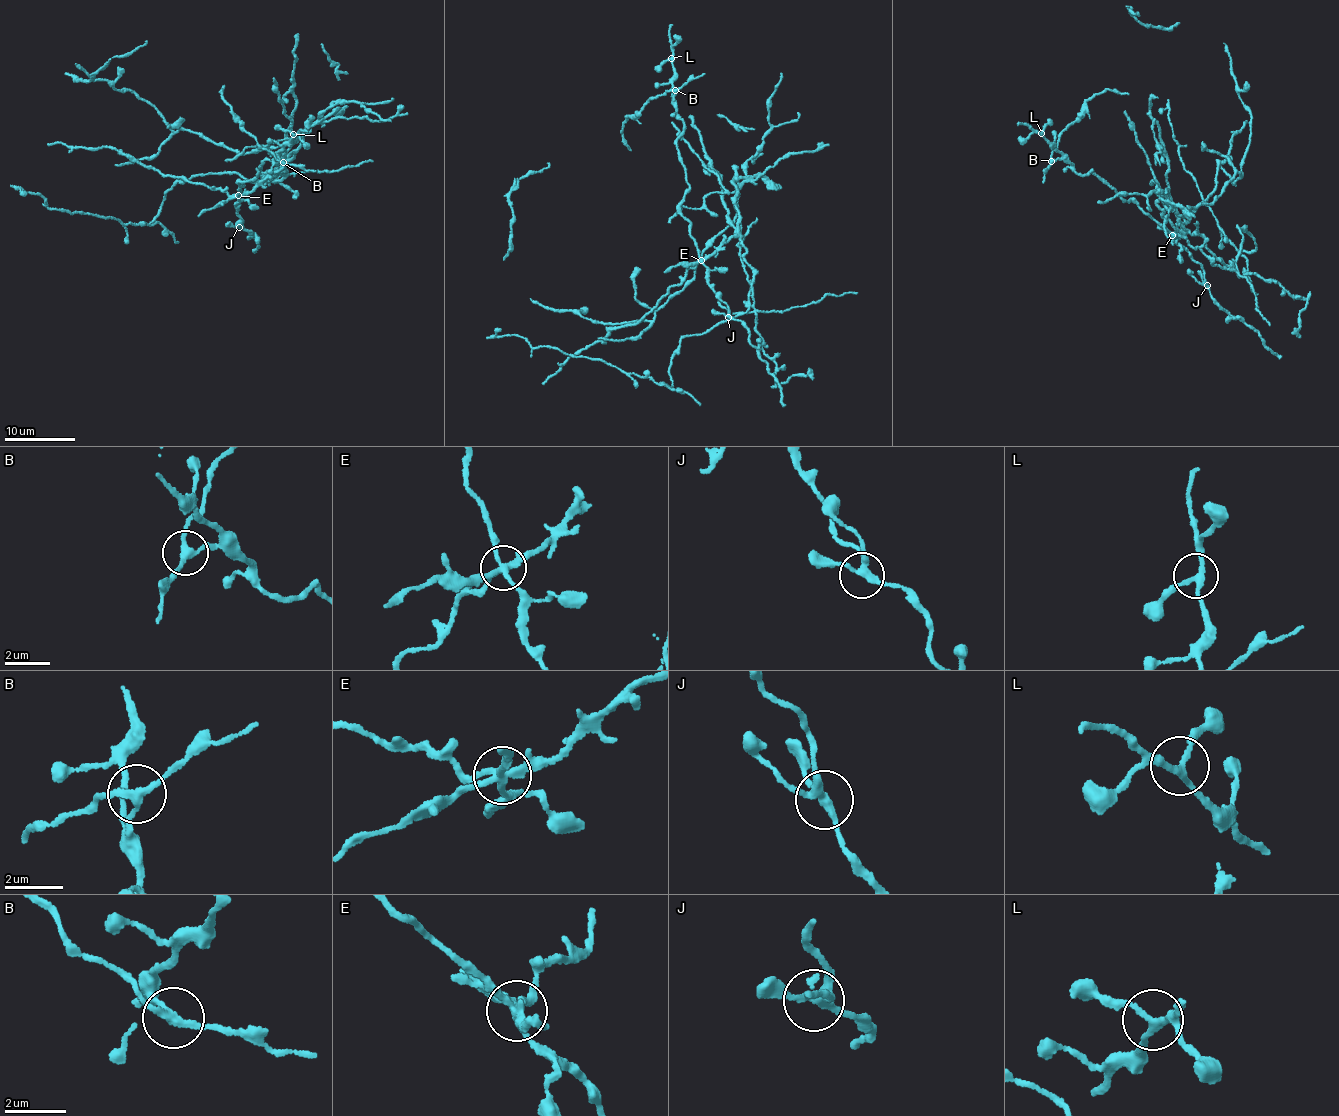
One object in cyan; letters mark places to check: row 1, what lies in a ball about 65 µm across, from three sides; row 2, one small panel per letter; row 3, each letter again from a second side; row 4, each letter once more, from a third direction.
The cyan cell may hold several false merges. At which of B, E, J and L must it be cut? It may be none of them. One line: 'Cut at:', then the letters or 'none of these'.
Cut at: B, E

